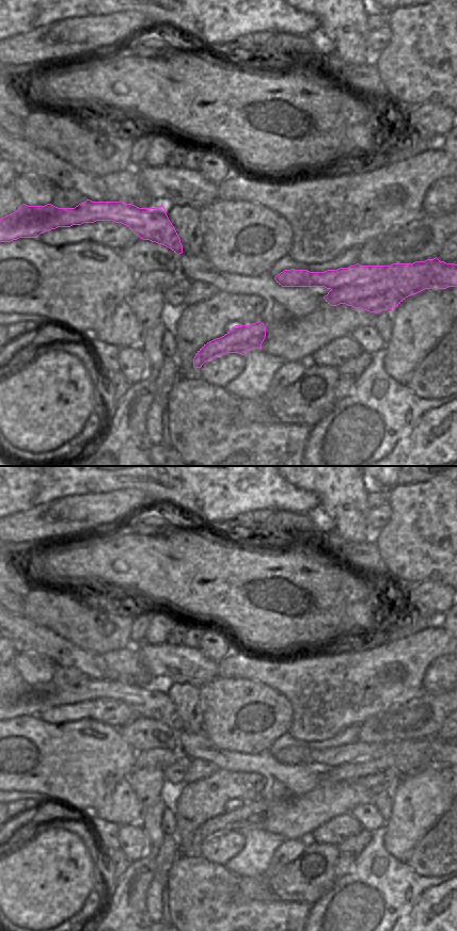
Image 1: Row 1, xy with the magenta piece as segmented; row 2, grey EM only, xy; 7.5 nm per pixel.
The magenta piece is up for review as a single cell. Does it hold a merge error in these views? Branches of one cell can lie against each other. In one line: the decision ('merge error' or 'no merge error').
merge error

